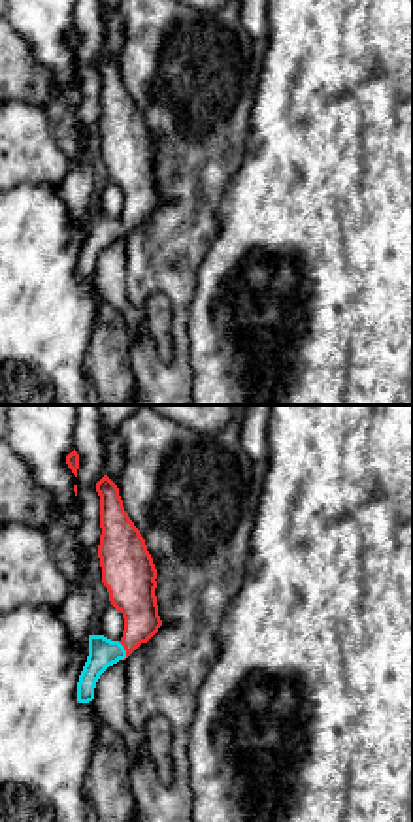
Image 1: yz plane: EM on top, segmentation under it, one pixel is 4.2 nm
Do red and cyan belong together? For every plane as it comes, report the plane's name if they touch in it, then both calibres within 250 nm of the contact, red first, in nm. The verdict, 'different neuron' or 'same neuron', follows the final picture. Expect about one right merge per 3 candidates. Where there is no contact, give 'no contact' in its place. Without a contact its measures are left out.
contact in yz; calibres 190 and 130 nm

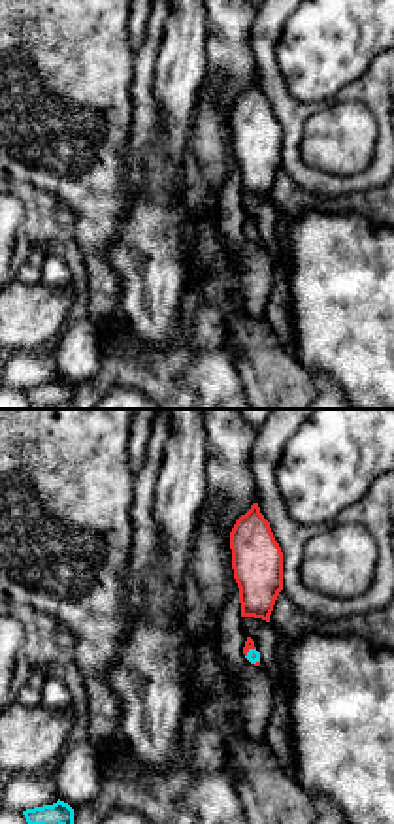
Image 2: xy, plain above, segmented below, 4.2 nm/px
contact in xy; calibres 50 and 60 nm

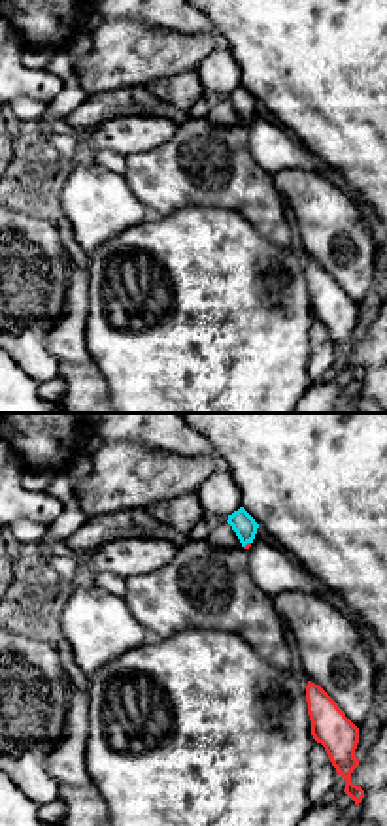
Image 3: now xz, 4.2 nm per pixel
contact in xz; calibres 20 and 100 nm

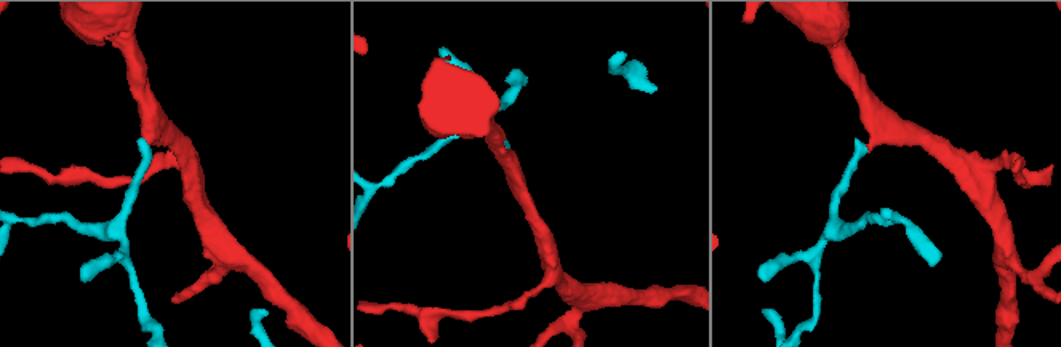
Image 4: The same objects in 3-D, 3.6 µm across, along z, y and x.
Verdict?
same neuron

